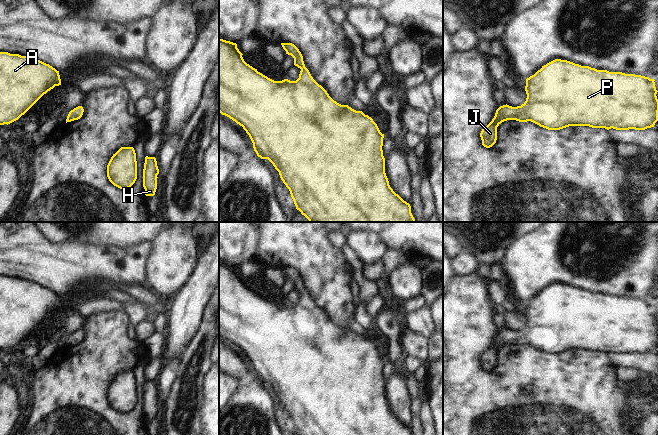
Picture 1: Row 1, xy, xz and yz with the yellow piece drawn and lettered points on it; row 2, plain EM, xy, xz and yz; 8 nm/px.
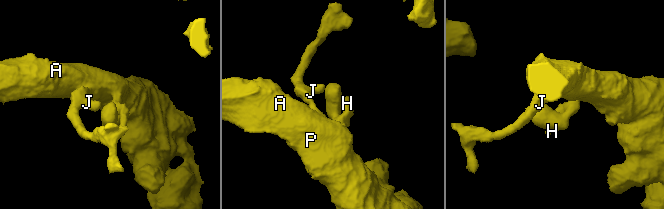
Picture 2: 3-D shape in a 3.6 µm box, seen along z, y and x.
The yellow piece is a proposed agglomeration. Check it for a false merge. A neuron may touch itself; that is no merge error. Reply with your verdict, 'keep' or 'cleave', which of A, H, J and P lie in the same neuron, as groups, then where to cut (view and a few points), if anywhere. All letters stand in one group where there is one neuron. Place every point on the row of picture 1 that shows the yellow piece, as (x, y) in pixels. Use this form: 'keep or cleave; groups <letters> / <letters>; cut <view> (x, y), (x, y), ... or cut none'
keep; groups A H J P; cut none

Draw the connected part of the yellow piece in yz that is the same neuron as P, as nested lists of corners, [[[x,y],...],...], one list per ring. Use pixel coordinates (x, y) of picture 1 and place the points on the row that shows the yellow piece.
[[[555,59],[526,79],[526,101],[517,107],[500,106],[492,121],[482,129],[482,145],[492,147],[497,140],[497,127],[504,121],[531,121],[548,130],[569,126],[645,130],[658,121],[658,99],[655,80],[649,77],[597,70],[573,62]]]

